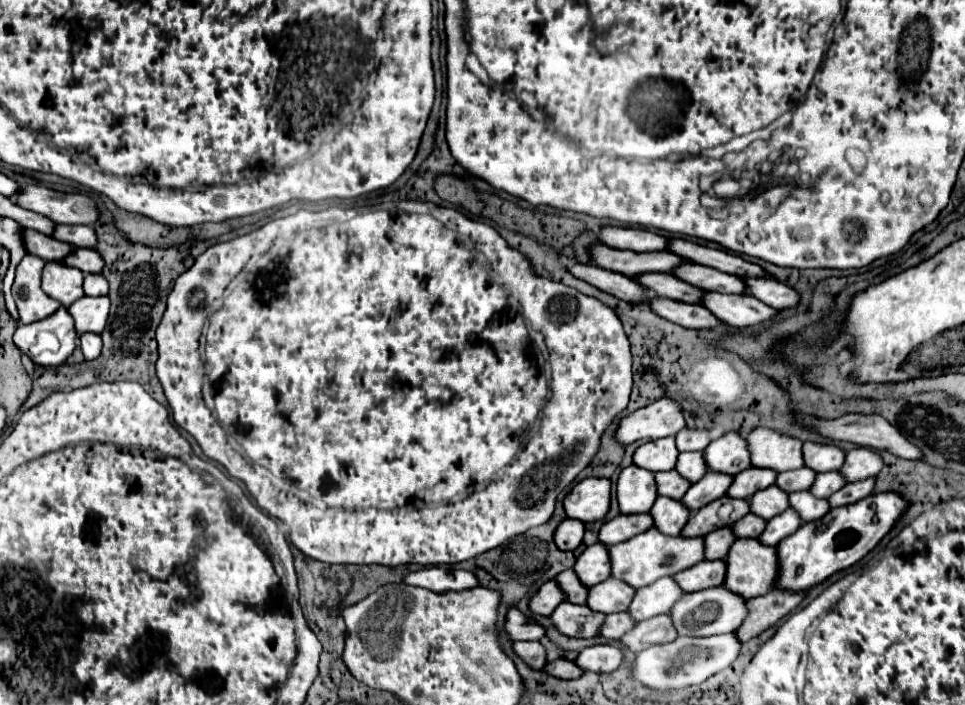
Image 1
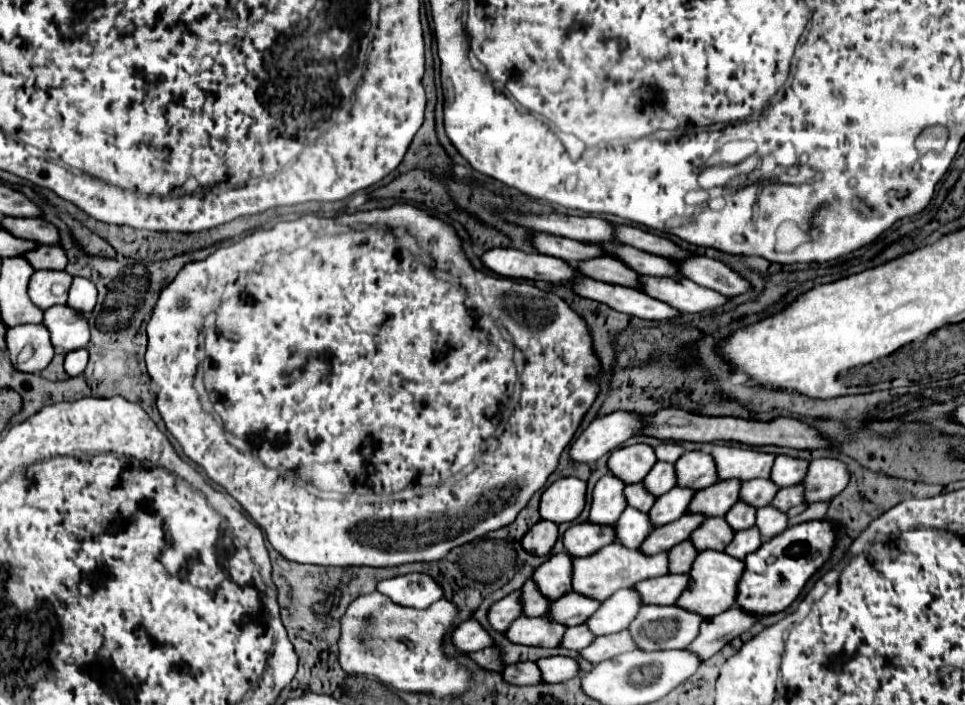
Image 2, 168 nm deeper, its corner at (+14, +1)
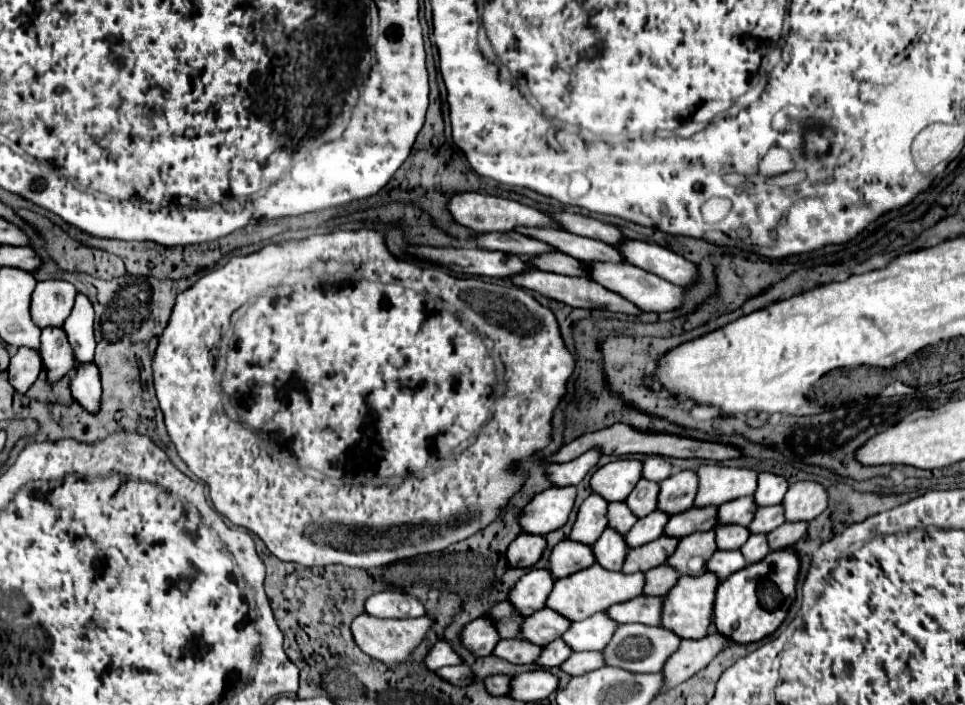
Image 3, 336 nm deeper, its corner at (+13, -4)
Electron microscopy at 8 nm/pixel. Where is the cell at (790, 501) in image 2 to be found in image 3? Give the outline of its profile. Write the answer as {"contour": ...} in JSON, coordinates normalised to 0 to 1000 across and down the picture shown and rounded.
{"contour":[[[802,716],[802,719],[788,719],[779,736],[779,742],[775,745],[777,759],[783,756],[798,756],[804,748],[808,748],[812,742],[810,736],[810,716]]]}

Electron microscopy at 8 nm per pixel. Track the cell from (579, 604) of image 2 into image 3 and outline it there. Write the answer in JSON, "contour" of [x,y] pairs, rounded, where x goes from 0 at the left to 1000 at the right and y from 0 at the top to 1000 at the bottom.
{"contour":[[[555,867],[549,875],[545,875],[539,887],[539,904],[543,909],[549,909],[553,915],[568,915],[574,906],[578,906],[580,901],[584,901],[584,895],[591,889],[591,884],[587,884],[587,878],[582,878],[582,872],[574,872],[574,867]]]}

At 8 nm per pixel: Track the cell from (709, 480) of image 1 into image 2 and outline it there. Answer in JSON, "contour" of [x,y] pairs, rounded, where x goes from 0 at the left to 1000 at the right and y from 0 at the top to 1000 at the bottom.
{"contour":[[[699,689],[697,695],[683,704],[681,712],[677,715],[677,721],[673,723],[673,732],[677,735],[679,746],[687,746],[687,743],[693,743],[693,740],[706,735],[712,726],[718,704],[720,704],[720,698],[714,692],[708,692],[708,689]]]}

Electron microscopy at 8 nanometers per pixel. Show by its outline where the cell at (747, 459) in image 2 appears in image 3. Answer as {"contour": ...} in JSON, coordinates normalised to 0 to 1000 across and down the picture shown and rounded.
{"contour":[[[727,660],[723,668],[723,699],[719,708],[719,719],[736,719],[738,711],[744,711],[744,716],[738,719],[746,719],[748,713],[761,711],[765,705],[773,705],[781,699],[783,682],[785,682],[785,671],[779,665],[767,665],[767,662],[744,662],[744,660]]]}

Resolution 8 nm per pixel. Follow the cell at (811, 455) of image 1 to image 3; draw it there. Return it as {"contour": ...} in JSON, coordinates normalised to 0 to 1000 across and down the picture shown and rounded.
{"contour":[[[788,671],[785,674],[785,691],[781,699],[783,719],[794,716],[808,716],[817,694],[817,682],[812,677],[806,677],[802,671]]]}

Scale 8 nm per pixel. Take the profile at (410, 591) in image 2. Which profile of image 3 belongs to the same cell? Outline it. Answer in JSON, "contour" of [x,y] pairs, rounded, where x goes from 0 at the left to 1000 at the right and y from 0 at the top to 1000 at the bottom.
{"contour":[[[400,835],[379,850],[377,867],[392,878],[421,878],[421,875],[437,875],[439,861],[427,844],[417,838]]]}

